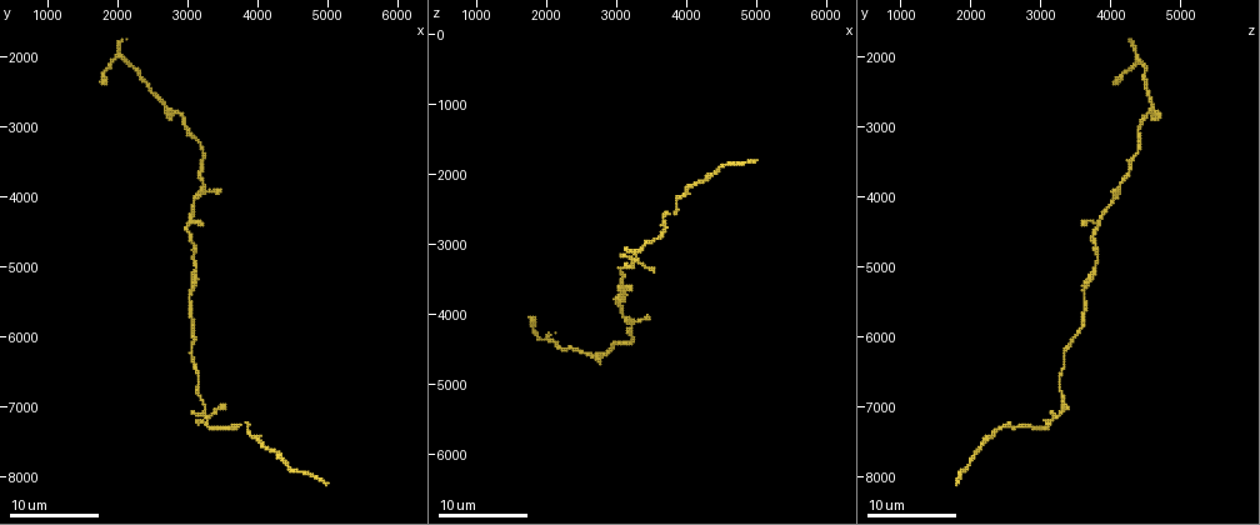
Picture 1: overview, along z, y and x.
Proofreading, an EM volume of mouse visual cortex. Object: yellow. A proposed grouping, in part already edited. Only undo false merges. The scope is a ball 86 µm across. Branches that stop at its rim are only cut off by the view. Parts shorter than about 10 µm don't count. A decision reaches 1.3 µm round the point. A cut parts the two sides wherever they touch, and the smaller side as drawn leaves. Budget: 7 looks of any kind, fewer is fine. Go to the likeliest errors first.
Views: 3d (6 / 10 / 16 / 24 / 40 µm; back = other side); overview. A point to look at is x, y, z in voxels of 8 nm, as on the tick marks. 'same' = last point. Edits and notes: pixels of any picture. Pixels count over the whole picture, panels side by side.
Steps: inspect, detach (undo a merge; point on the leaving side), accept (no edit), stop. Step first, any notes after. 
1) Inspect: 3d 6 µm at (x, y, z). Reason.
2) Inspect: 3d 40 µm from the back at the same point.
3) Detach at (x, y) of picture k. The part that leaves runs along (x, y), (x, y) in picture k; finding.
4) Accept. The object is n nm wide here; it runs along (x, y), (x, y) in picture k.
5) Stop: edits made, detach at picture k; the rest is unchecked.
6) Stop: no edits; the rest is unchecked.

Inspect: 3d 10 µm at (3700, 7300, 2600). Thick turns thin.

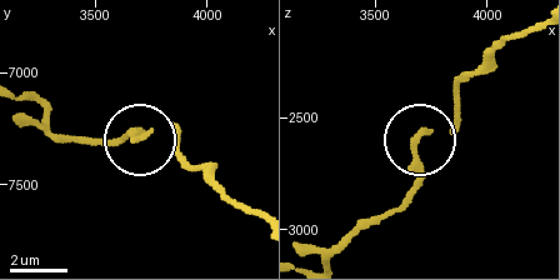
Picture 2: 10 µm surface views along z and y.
Accept. The object is 230 nm wide here; it runs along (329, 259), (399, 204), (420, 140), (451, 125), (456, 106) in picture 2; all the same neuron.

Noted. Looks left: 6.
Inspect: 3d 10 µm at (3100, 5300, 3600).

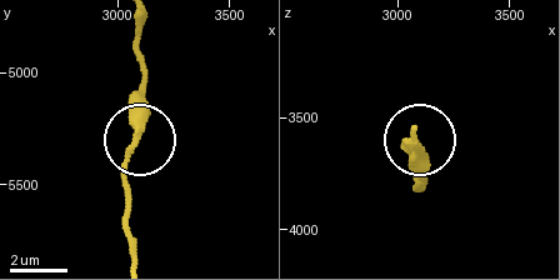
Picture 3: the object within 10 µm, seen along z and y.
Accept. It runs along (134, 140), (138, 85) in picture 3; one neuron here.

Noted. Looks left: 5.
Inspect: 3d 10 µm at (3200, 3900, 4150). Small branch off a trunk.

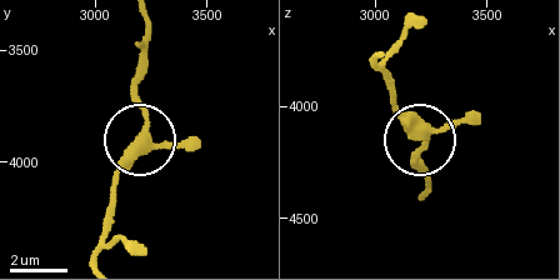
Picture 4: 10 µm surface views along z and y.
Accept. 3 arms meet here; one neuron here.

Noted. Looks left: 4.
Inspect: 3d 16 µm at (3050, 4550, 3750). Calibre changes.

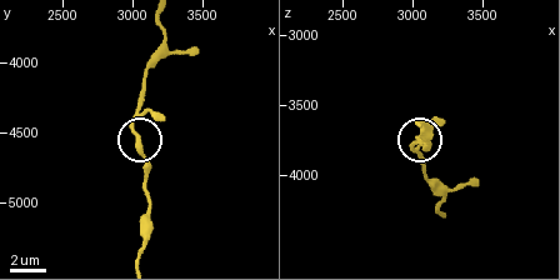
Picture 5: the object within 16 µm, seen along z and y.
Accept. It runs along (141, 244), (150, 195), (133, 124), (136, 99) in picture 5; all the same neuron.

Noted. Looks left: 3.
Stop: no edits; the rest is unchecked.

